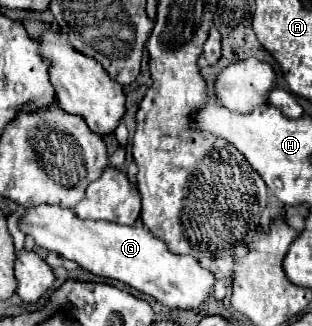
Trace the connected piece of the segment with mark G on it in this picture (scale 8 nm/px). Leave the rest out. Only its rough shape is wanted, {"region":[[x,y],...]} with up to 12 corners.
{"region":[[26,209],[36,247],[196,309],[216,281],[146,227]]}

